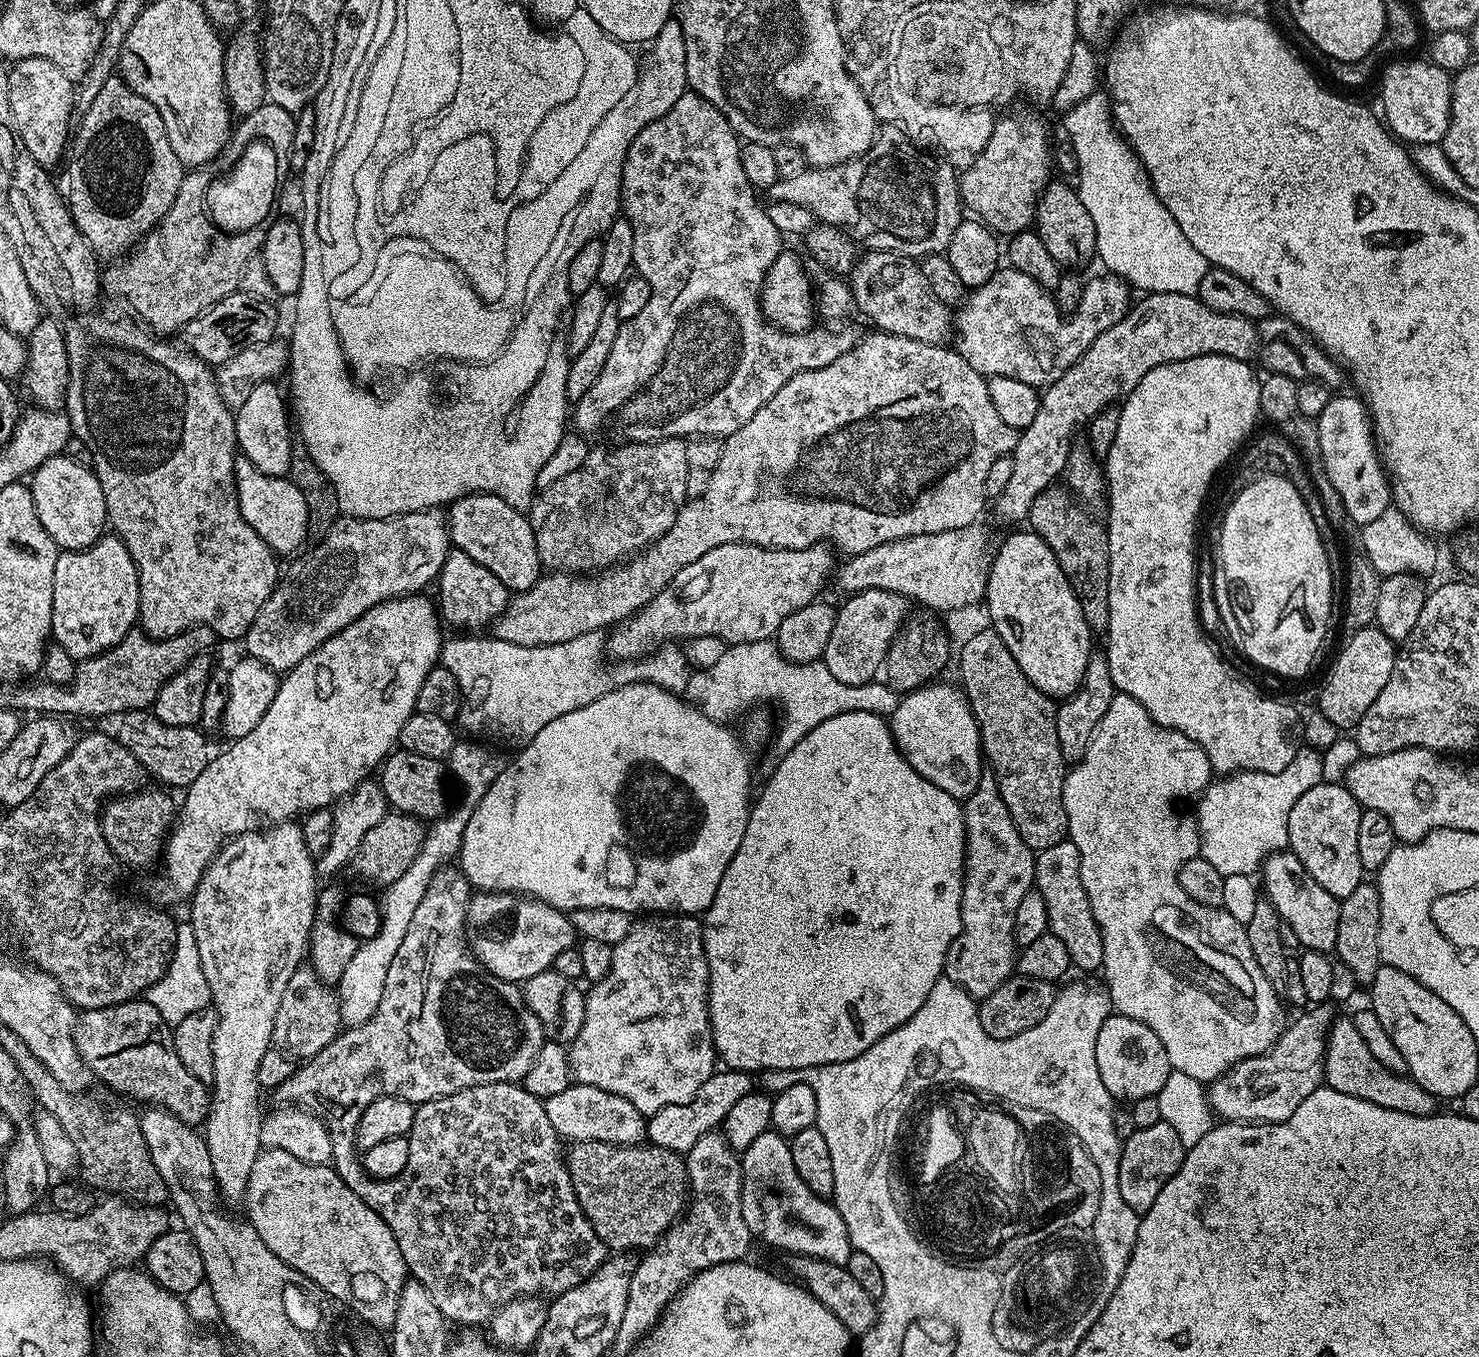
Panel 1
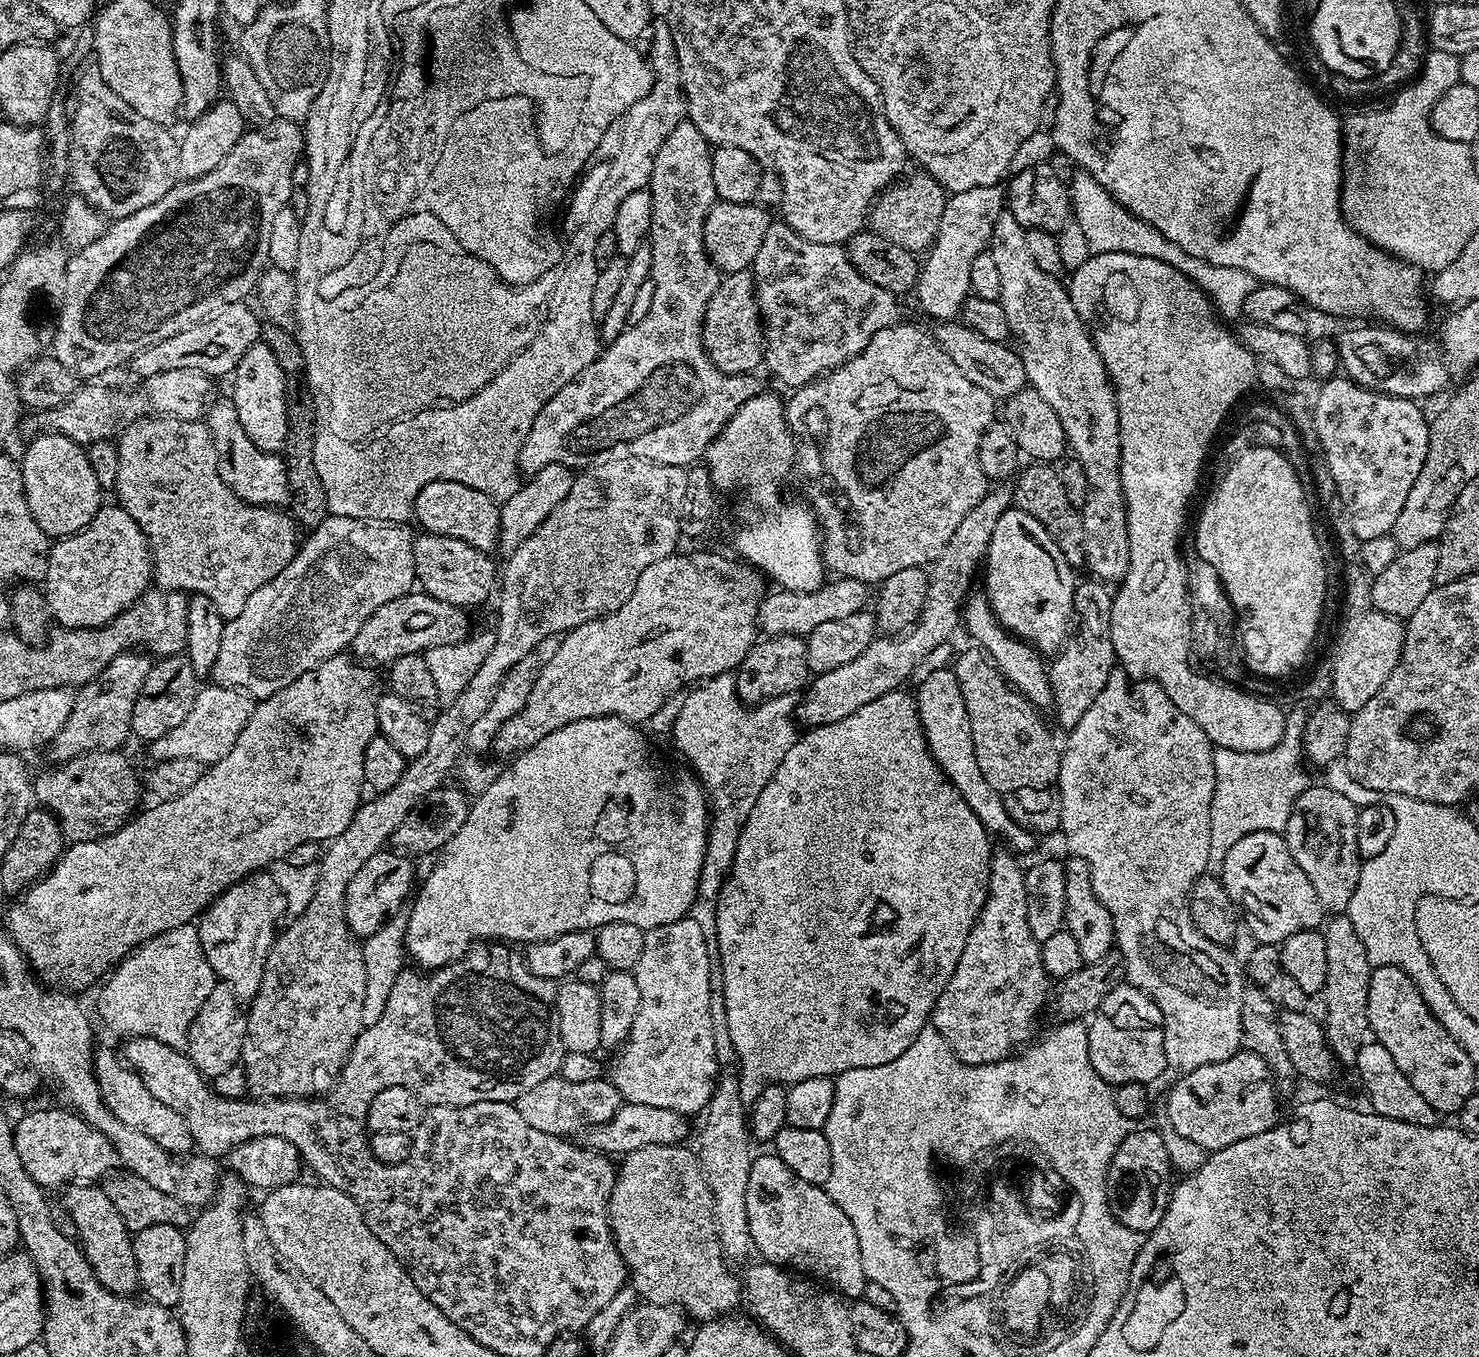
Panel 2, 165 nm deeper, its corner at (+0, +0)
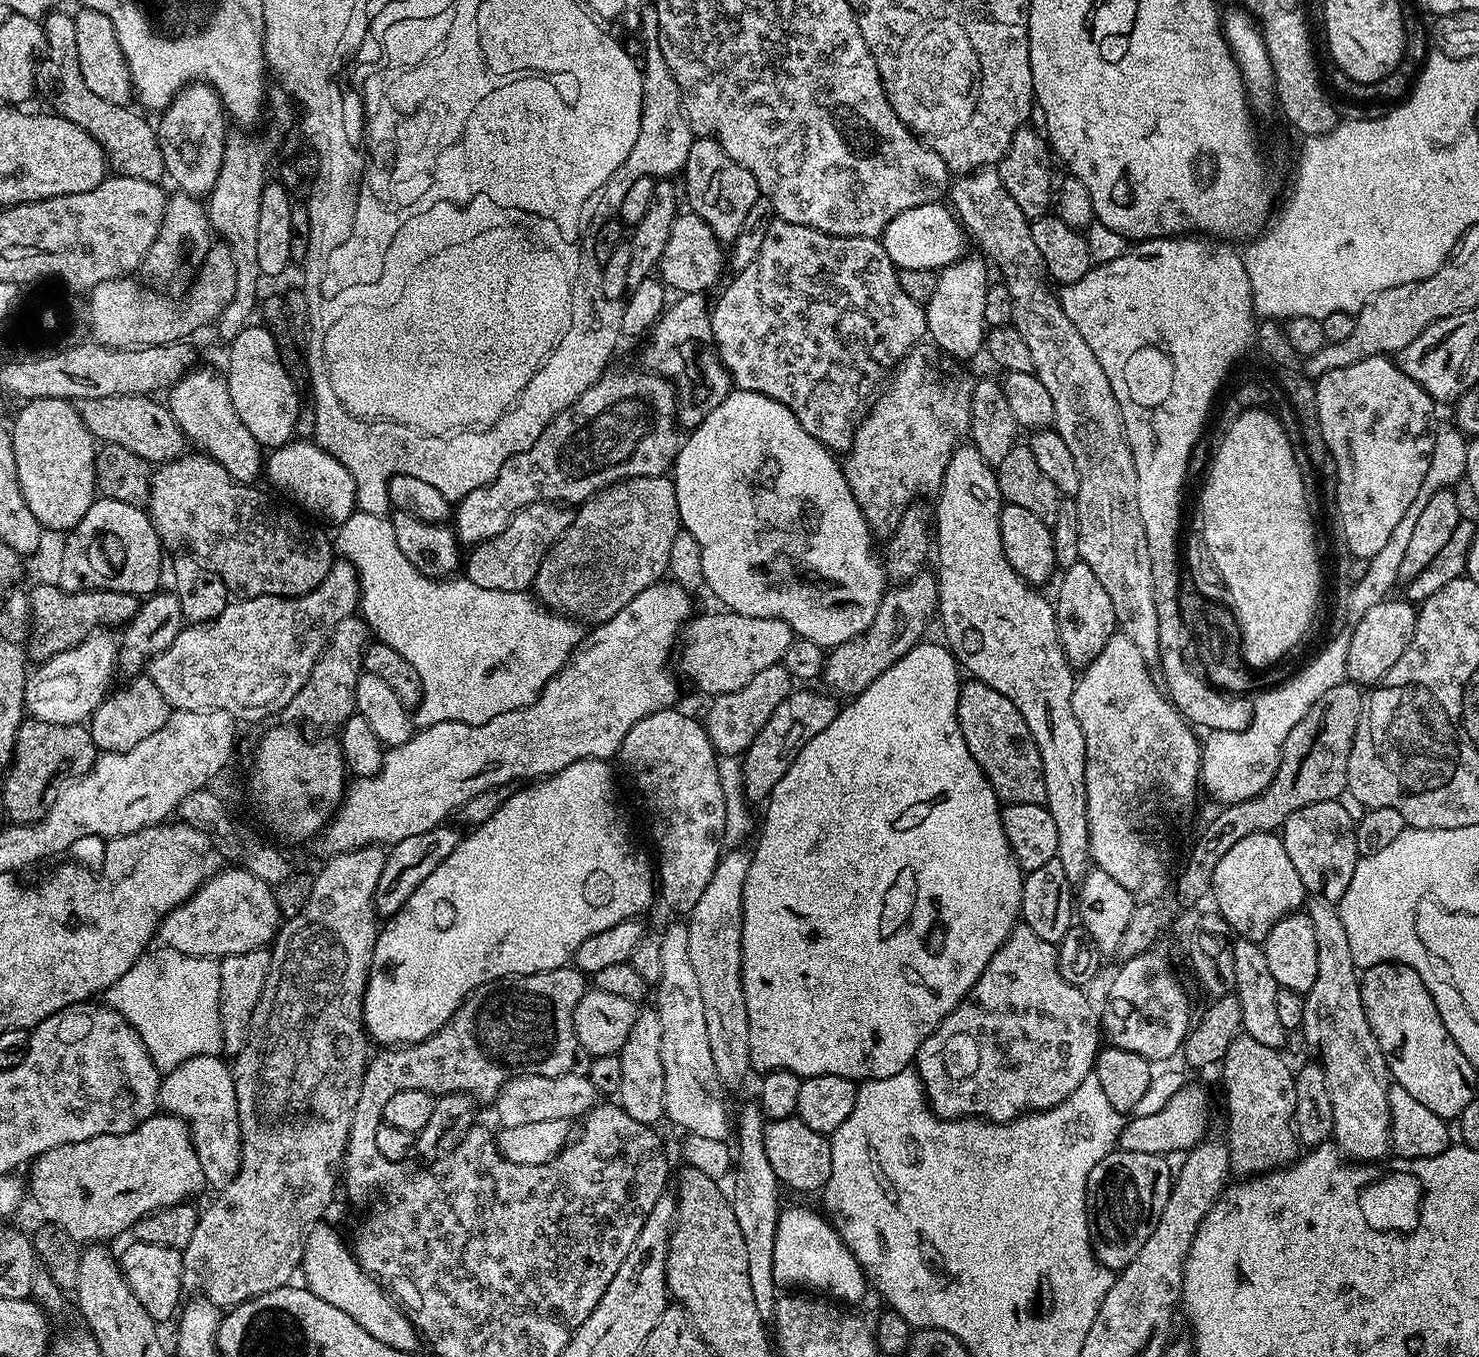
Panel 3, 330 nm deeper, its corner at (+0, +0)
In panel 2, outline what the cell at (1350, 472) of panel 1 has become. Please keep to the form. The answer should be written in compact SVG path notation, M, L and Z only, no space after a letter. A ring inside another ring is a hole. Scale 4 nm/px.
M1340 374L1323 381L1319 387L1316 404L1314 400L1311 405L1312 421L1320 439L1322 459L1334 478L1336 493L1340 496L1340 508L1348 515L1347 527L1360 542L1387 536L1394 522L1398 522L1398 514L1402 514L1406 494L1410 494L1410 486L1414 486L1414 478L1418 478L1422 462L1426 462L1429 417L1424 417L1420 409L1423 407L1415 400L1371 392Z

